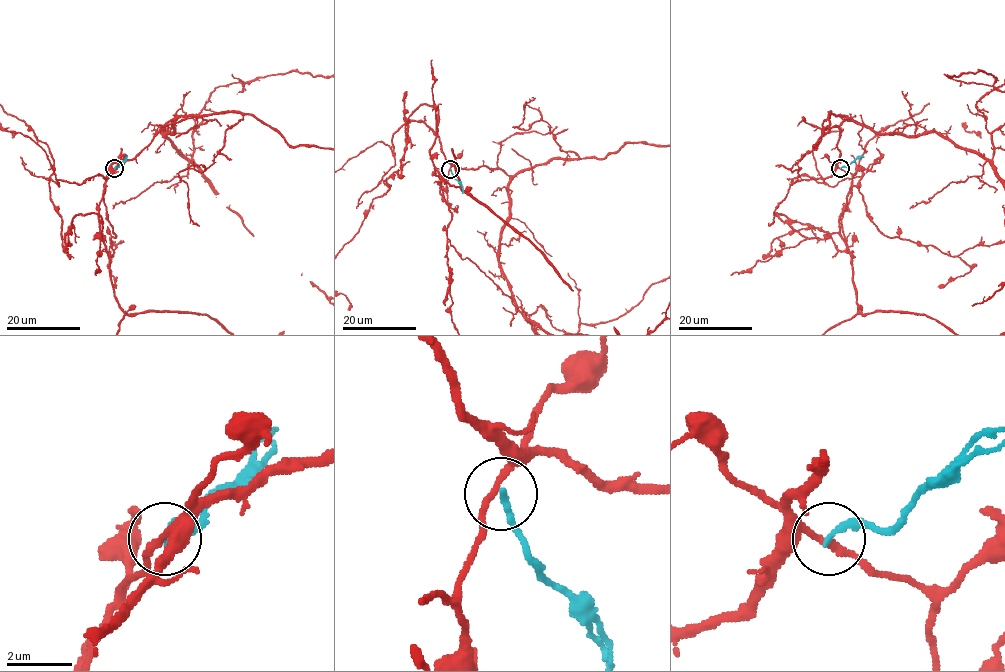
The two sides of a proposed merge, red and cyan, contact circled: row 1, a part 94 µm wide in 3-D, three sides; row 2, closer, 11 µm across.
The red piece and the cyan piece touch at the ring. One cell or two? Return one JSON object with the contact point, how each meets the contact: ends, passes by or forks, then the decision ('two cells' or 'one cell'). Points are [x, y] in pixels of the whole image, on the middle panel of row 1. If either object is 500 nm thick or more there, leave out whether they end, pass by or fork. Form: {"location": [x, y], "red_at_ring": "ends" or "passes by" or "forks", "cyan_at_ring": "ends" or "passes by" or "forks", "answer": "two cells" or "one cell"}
{"location": [450, 169], "red_at_ring": "passes by", "cyan_at_ring": "ends", "answer": "two cells"}

